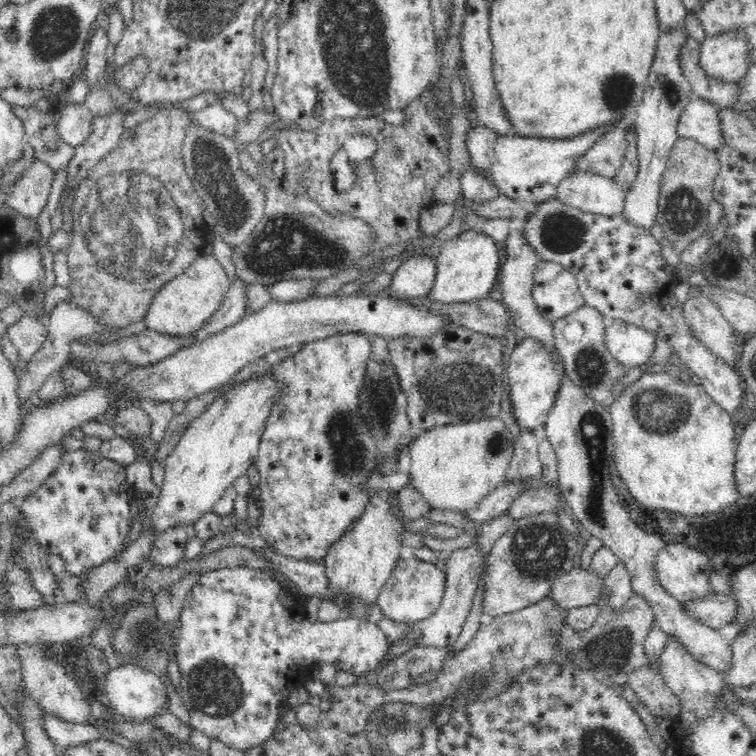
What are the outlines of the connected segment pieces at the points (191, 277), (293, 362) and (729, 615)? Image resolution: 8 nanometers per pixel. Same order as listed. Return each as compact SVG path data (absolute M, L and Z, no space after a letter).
M202 254L183 274L166 283L156 294L145 315L145 326L159 334L174 337L194 335L202 326L206 326L208 318L214 316L214 312L221 308L230 285L224 269L214 254Z
M351 333L351 334L342 334L342 335L334 335L330 336L330 338L322 338L323 340L308 342L302 348L302 352L300 354L294 354L294 356L290 356L290 358L286 358L284 362L278 362L278 364L274 364L270 366L269 374L273 376L275 382L277 382L277 388L281 390L279 392L279 397L275 402L275 406L271 408L270 416L268 416L268 420L266 420L266 432L262 434L261 441L258 447L258 456L254 459L254 464L256 468L258 468L258 474L260 474L259 488L260 488L260 500L261 500L261 517L259 518L259 524L257 526L258 534L260 538L263 538L268 544L270 544L269 548L277 553L283 554L284 556L295 558L295 560L304 560L307 561L308 558L312 558L312 561L322 561L324 560L326 553L328 552L330 546L334 544L334 542L338 542L339 538L342 538L342 534L346 534L346 530L364 514L366 510L366 506L368 506L368 502L370 500L371 494L366 491L366 482L368 482L368 476L374 474L374 472L378 469L378 447L376 447L376 439L374 439L373 433L371 432L371 427L369 423L363 418L363 415L360 411L360 390L362 388L362 382L364 382L364 374L366 374L367 365L370 362L371 357L371 339L370 337L362 334L362 333Z
M708 593L705 597L681 602L698 622L713 629L733 623L737 615L737 602L731 595Z

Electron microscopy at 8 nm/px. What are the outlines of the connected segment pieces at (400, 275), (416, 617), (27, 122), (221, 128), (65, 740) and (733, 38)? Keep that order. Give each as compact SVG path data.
M409 257L393 273L388 290L396 299L402 299L402 301L426 298L434 288L434 278L436 278L434 258Z
M414 556L410 560L400 559L390 578L386 581L383 589L377 598L377 605L381 608L382 614L396 622L396 624L411 624L432 616L440 606L445 589L445 574L436 568L434 564L422 562Z
M13 106L14 114L24 123L25 140L35 152L35 160L45 162L54 172L64 170L74 156L75 148L62 142L51 111L30 106Z
M215 102L196 111L191 121L194 121L196 125L203 129L235 138L237 117L226 107L222 106L220 102Z
M50 713L43 718L43 727L47 736L57 746L58 752L74 745L104 738L94 723L73 723L60 720Z
M734 30L706 38L699 47L699 67L716 81L738 83L750 67L747 36L743 32Z

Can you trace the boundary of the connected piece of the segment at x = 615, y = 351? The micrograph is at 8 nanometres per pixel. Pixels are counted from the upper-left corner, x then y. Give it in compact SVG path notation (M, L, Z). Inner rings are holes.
M620 320L608 321L604 343L610 355L627 371L648 363L656 346L656 334Z

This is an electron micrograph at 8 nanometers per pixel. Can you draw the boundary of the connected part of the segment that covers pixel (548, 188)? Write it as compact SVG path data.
M478 122L476 126L471 126L466 134L465 143L470 154L469 168L481 170L484 178L495 184L500 195L537 204L548 202L556 197L558 184L571 174L575 162L578 162L596 139L615 125L597 127L596 130L574 138L554 139L502 135Z

